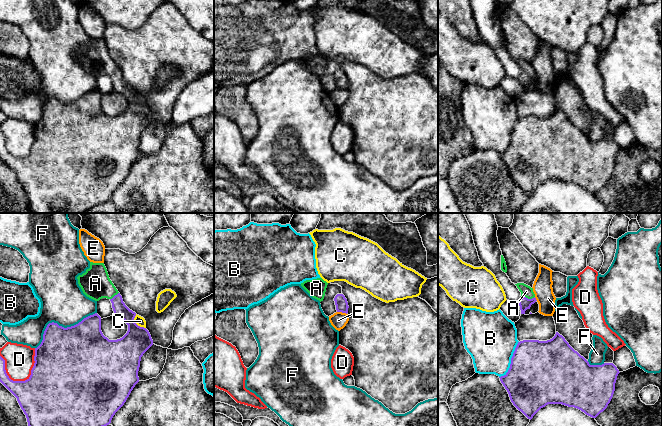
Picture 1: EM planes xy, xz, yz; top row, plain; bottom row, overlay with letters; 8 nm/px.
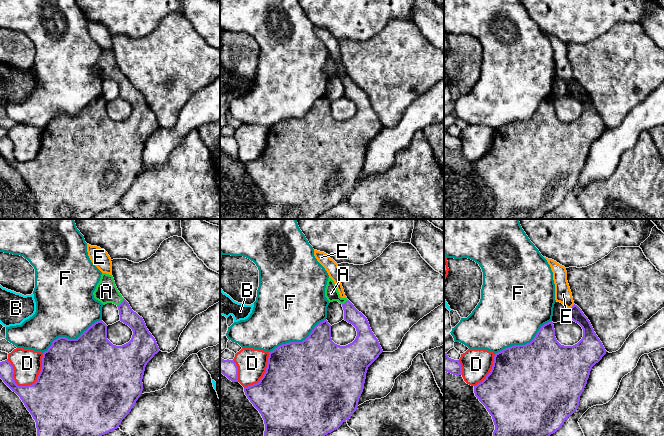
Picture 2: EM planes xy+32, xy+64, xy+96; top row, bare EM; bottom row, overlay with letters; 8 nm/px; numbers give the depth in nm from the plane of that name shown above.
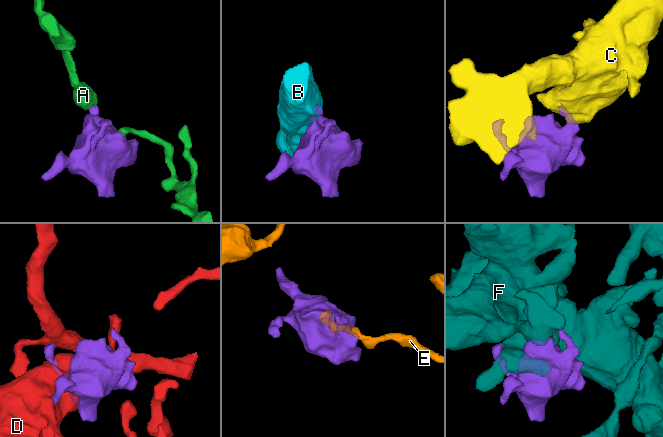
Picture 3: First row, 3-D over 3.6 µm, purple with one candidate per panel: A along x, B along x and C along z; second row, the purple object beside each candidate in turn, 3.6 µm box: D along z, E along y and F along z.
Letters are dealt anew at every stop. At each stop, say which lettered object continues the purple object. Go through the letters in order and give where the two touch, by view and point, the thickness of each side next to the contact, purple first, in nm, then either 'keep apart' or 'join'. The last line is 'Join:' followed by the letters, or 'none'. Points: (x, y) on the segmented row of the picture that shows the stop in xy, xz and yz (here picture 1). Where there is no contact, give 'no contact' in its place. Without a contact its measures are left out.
A: yz (527, 298) | 90/100 nm | join
B: yz (511, 360) | 500/420 nm | keep apart
C: xy (135, 323) | 260/80 nm | keep apart
D: xy (31, 371) | 500/240 nm | keep apart
E: xz (342, 312) | 100/140 nm | keep apart
F: xy (60, 326) | 460/360 nm | keep apart
Join: A

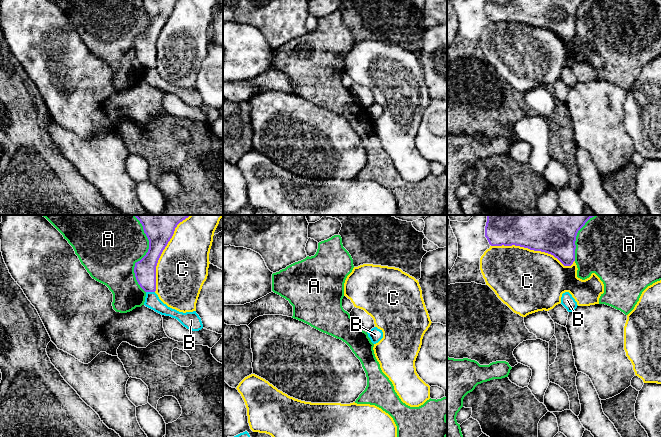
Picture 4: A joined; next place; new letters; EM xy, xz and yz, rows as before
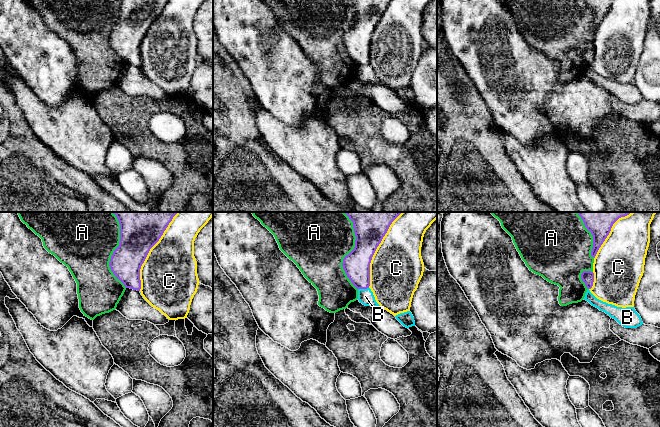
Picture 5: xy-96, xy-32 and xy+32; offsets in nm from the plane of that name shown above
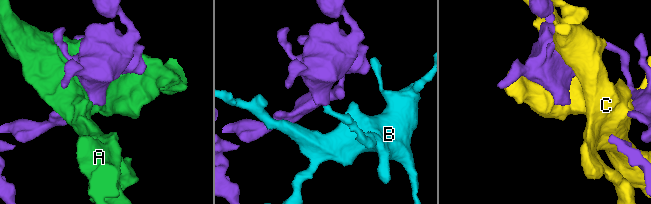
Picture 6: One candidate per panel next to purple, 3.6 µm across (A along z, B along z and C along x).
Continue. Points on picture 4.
A: xy (146, 254) | 260/440 nm | keep apart
B: xy (150, 291) | 180/120 nm | keep apart
C: yz (533, 249) | 500/480 nm | keep apart
Join: none

